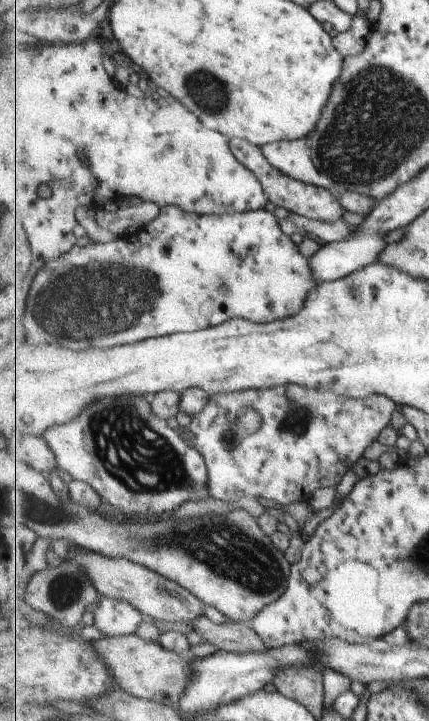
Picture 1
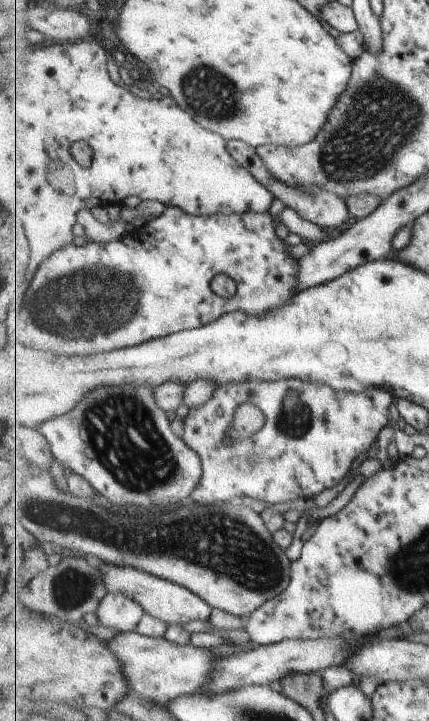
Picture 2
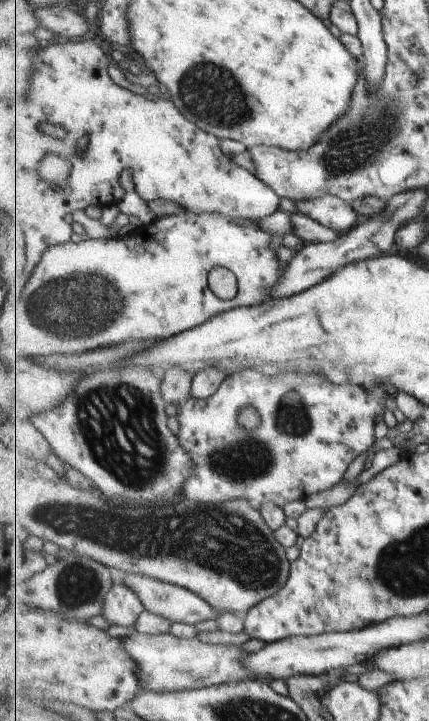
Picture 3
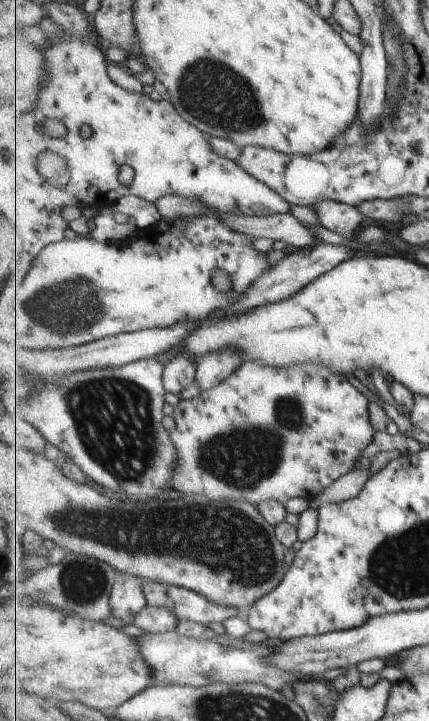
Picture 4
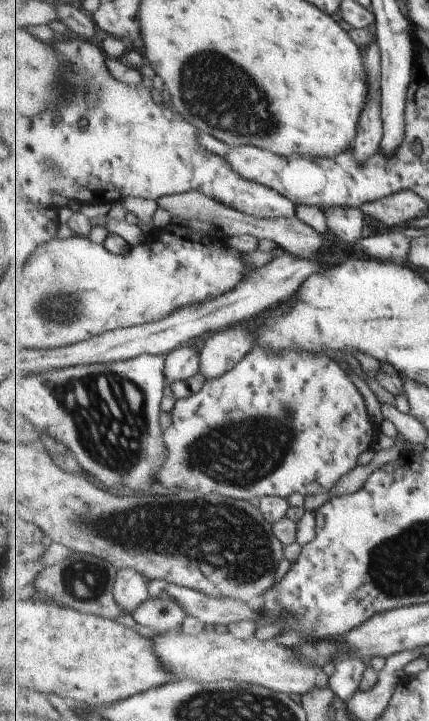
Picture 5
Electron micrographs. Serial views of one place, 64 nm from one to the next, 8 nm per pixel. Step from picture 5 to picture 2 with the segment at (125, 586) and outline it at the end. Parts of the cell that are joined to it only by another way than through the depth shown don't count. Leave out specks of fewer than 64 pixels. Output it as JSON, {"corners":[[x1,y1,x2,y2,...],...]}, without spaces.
{"corners":[[107,593,95,613,99,624,118,632,133,632,146,612,124,594]]}

